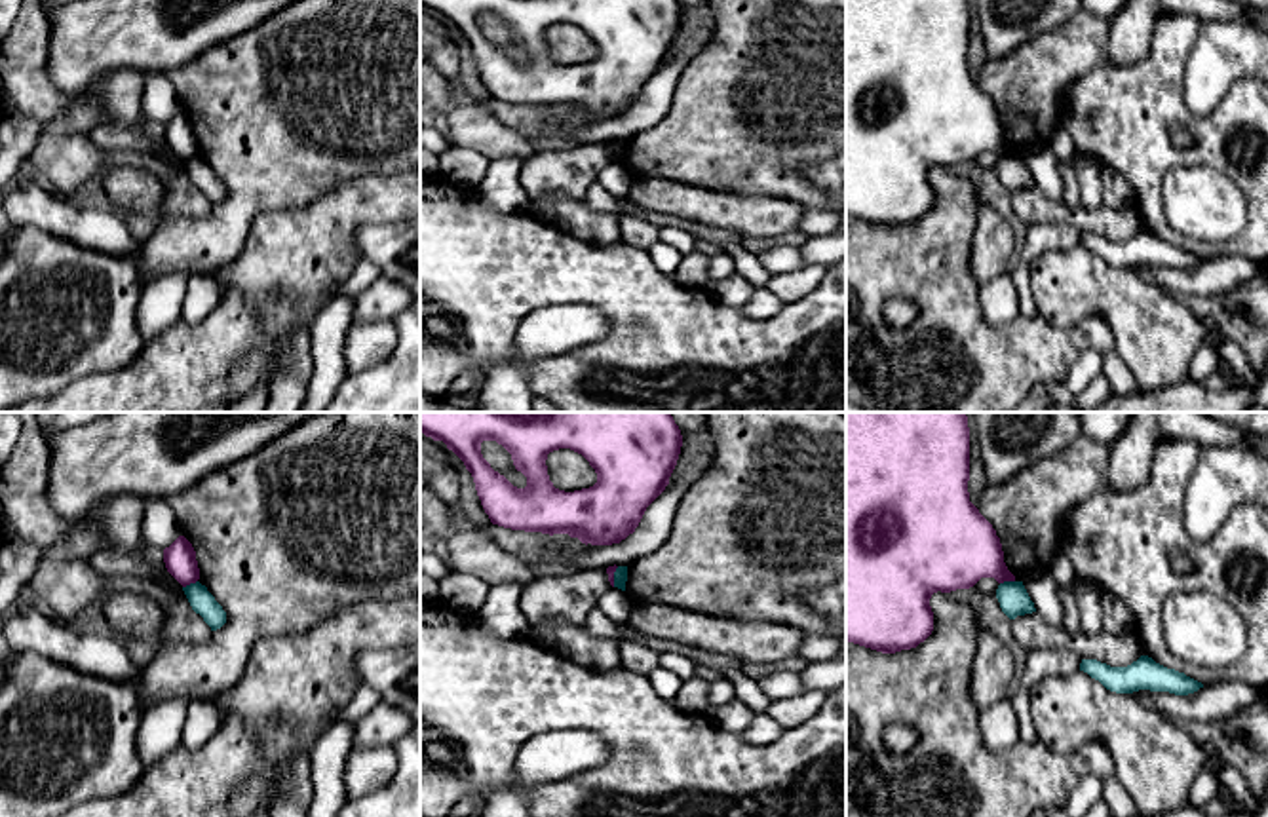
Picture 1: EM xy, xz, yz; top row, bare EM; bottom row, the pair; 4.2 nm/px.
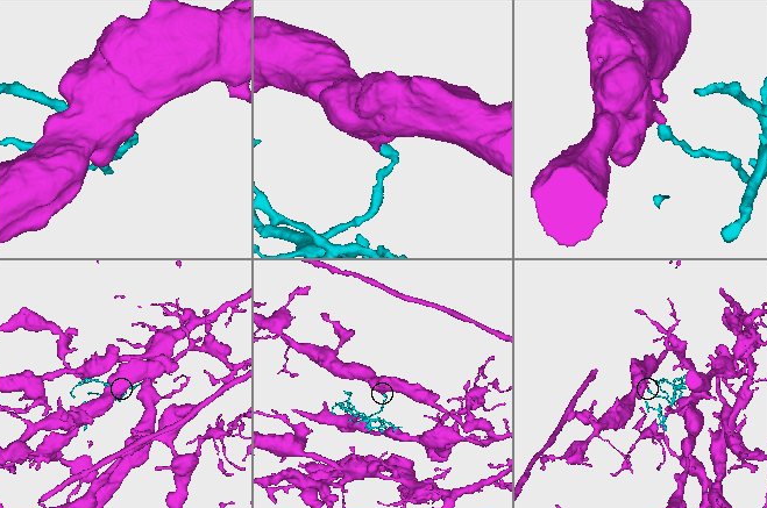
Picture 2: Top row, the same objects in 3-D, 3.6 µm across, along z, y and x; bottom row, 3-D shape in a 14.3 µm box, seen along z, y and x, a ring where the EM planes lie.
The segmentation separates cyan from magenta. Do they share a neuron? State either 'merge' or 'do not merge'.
do not merge

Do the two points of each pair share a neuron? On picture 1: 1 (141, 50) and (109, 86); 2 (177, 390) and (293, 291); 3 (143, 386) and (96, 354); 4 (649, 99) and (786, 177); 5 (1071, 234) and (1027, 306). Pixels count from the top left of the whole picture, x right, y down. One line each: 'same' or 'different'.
1: different
2: same
3: different
4: different
5: same

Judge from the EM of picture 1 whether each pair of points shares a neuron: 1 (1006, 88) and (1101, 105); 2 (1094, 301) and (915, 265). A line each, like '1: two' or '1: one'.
1: two
2: two

